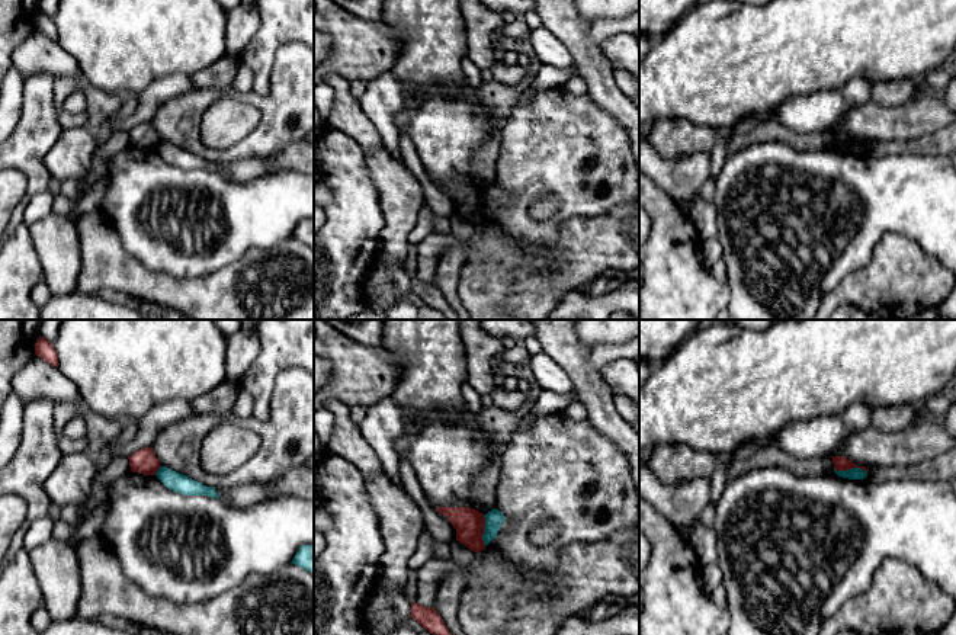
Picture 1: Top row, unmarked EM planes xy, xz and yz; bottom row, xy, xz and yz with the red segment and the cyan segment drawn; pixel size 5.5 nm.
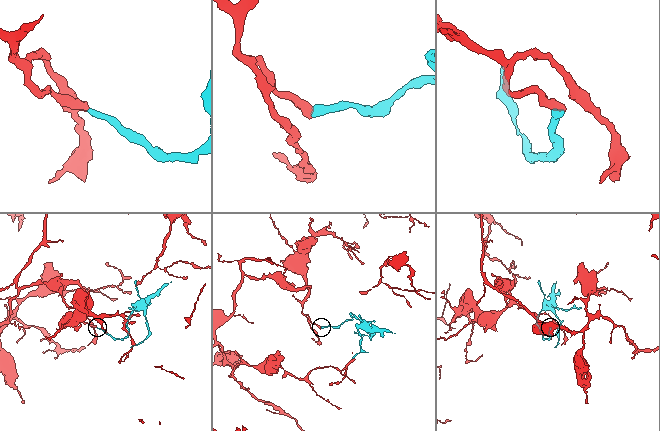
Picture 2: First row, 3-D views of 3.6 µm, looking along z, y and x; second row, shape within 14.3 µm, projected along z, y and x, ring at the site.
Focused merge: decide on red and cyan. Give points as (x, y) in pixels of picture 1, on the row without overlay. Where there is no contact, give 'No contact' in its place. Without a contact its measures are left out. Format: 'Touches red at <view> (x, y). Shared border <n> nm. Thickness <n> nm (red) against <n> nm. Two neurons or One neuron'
Touches red at yz (850, 143). Shared border 190 nm. Thickness 80 nm (red) against 60 nm. Two neurons

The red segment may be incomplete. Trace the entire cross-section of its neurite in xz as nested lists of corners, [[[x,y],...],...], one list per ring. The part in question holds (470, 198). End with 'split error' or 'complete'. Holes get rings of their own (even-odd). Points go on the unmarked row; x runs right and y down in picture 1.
[[[437,182],[436,185],[446,190],[456,203],[456,215],[474,227],[485,224],[482,215],[485,192],[482,187],[471,182]]] | complete

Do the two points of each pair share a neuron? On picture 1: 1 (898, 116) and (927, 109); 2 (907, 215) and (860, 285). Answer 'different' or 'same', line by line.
1: same
2: different

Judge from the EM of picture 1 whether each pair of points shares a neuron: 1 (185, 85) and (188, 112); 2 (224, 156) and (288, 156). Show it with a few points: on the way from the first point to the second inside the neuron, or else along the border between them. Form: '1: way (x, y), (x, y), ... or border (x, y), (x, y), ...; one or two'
1: border (193, 87), (170, 96), (157, 111); two
2: border (298, 141), (275, 154), (236, 162); two

